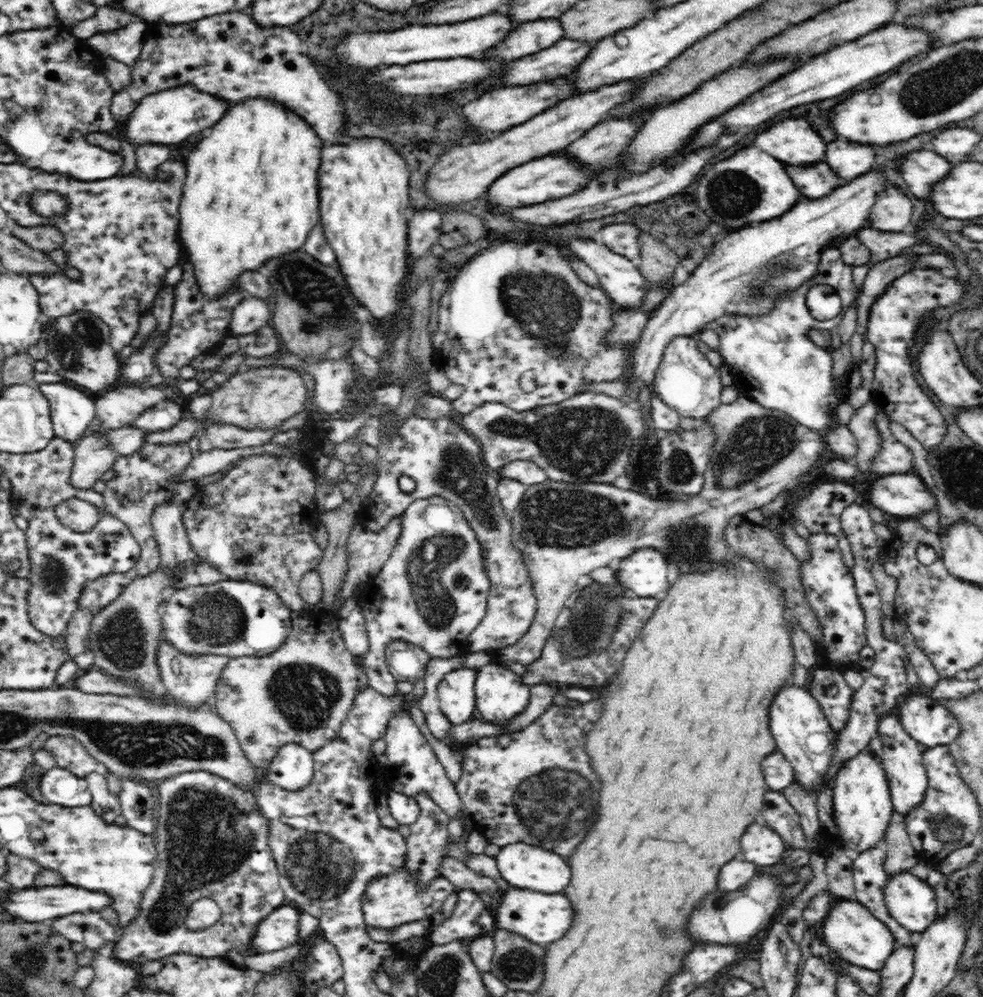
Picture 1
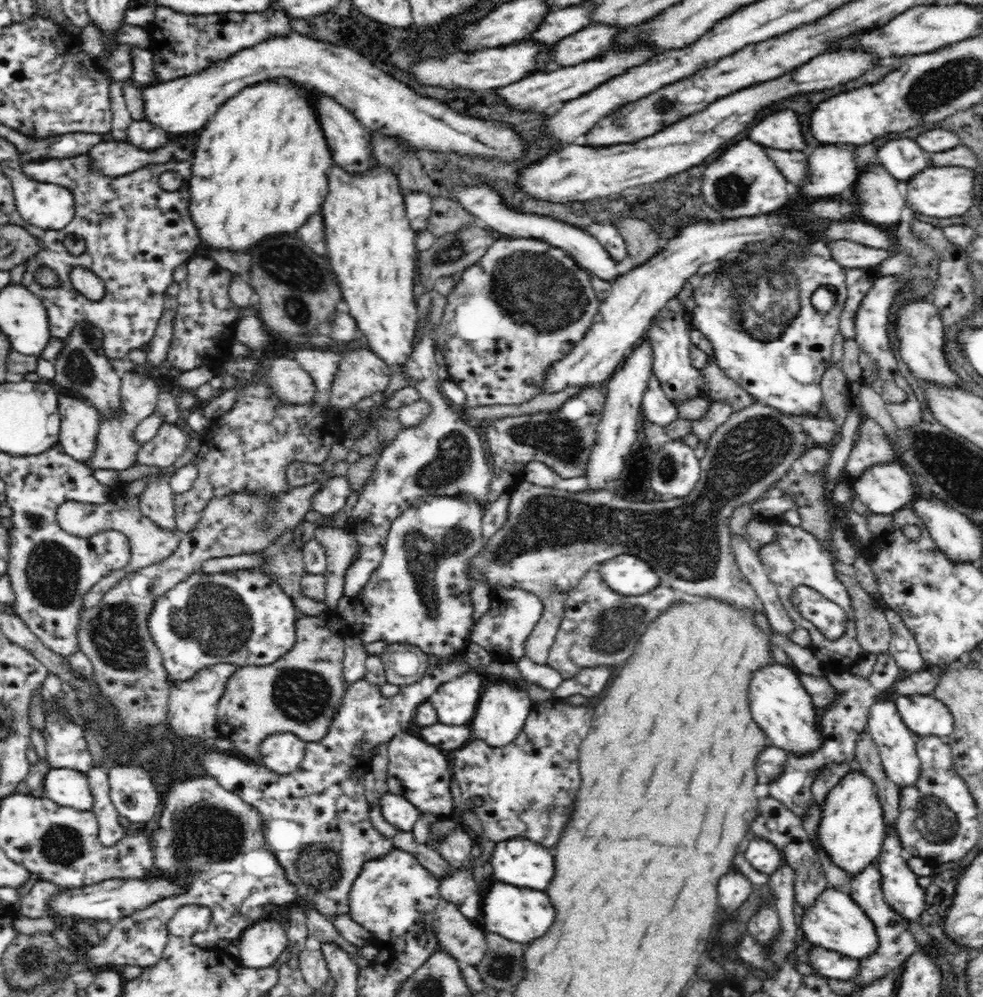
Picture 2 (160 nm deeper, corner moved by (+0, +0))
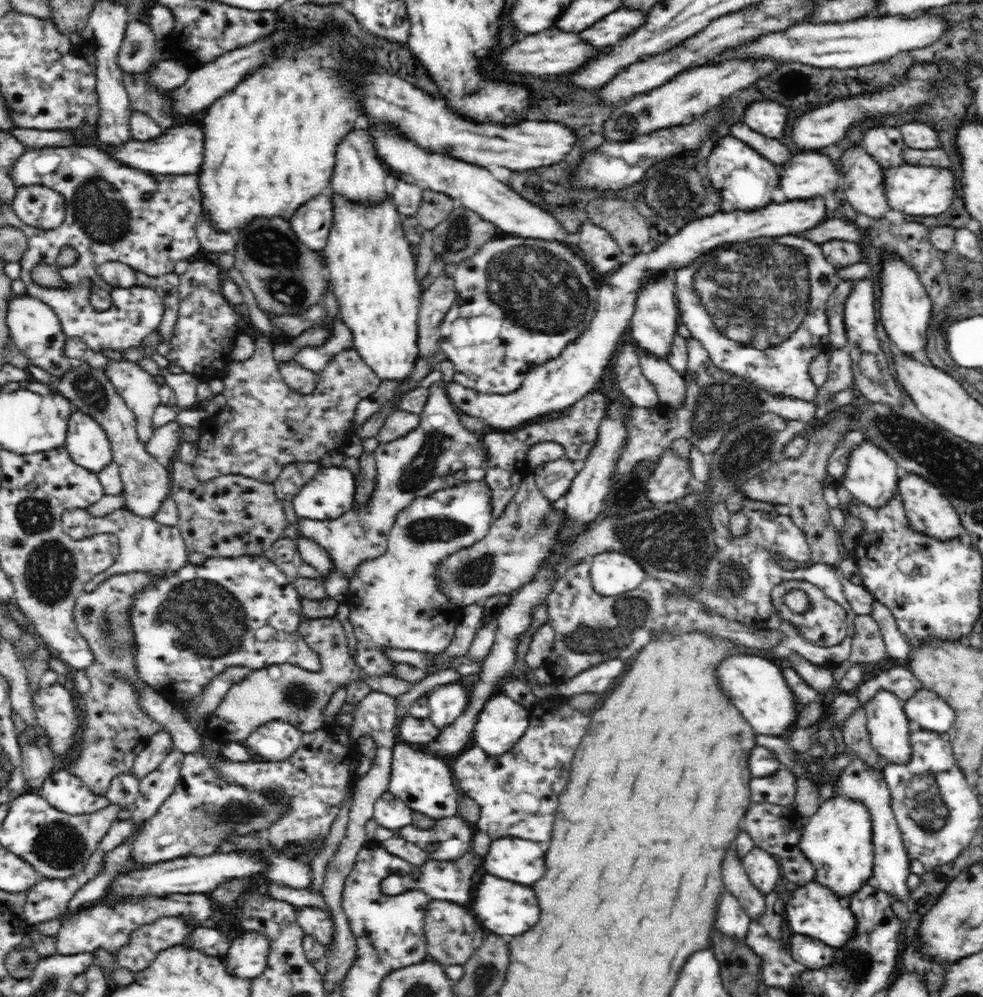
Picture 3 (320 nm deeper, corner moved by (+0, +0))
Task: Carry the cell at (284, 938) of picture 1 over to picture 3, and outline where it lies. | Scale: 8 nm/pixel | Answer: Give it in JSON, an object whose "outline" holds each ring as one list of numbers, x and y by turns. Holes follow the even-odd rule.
{"outline":[[239,933,232,939,226,955,226,968,244,980,256,980,269,960,269,939,261,933]]}

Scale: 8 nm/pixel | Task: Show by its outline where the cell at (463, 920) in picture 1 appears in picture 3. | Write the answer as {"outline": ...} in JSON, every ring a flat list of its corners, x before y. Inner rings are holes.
{"outline":[[472,850,462,854,458,860,434,860,428,859,422,864,414,865,415,874,404,876,390,875,382,882,382,889,386,894,397,895,403,893,407,889,421,889,426,893,430,900,446,900,448,902,456,902,460,905,468,906,472,901,472,876,476,874,476,856]]}

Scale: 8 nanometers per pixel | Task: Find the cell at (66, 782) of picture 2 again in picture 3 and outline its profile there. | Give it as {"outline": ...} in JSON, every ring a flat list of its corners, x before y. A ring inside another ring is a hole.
{"outline":[[64,768,52,773,36,794,60,812,72,816,87,815,111,804,106,795,92,792,80,778]]}

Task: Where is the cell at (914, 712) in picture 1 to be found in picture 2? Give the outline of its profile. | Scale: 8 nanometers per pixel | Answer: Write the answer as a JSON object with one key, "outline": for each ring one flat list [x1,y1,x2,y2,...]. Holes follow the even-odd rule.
{"outline":[[899,695,895,703,907,728,920,738,945,738,954,730,950,709,933,695]]}

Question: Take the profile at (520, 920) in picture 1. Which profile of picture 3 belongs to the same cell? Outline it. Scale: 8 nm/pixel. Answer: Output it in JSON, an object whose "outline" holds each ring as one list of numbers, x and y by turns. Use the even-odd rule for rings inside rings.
{"outline":[[486,874,480,880,480,884,476,885,474,900,468,906,487,932,490,930,490,932,501,936,504,934,518,936,522,932,530,930,540,918,538,900,536,900,536,894,532,888,514,884,510,880,498,880,496,876,490,876,490,874]]}

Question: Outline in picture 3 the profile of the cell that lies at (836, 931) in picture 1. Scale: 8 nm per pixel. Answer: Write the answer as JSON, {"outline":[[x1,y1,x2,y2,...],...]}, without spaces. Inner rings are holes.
{"outline":[[814,881,798,884,784,902,784,927,789,933,811,936,821,940,831,947,842,947,856,935,857,917,849,908,840,906,840,899,836,893,825,885]]}

